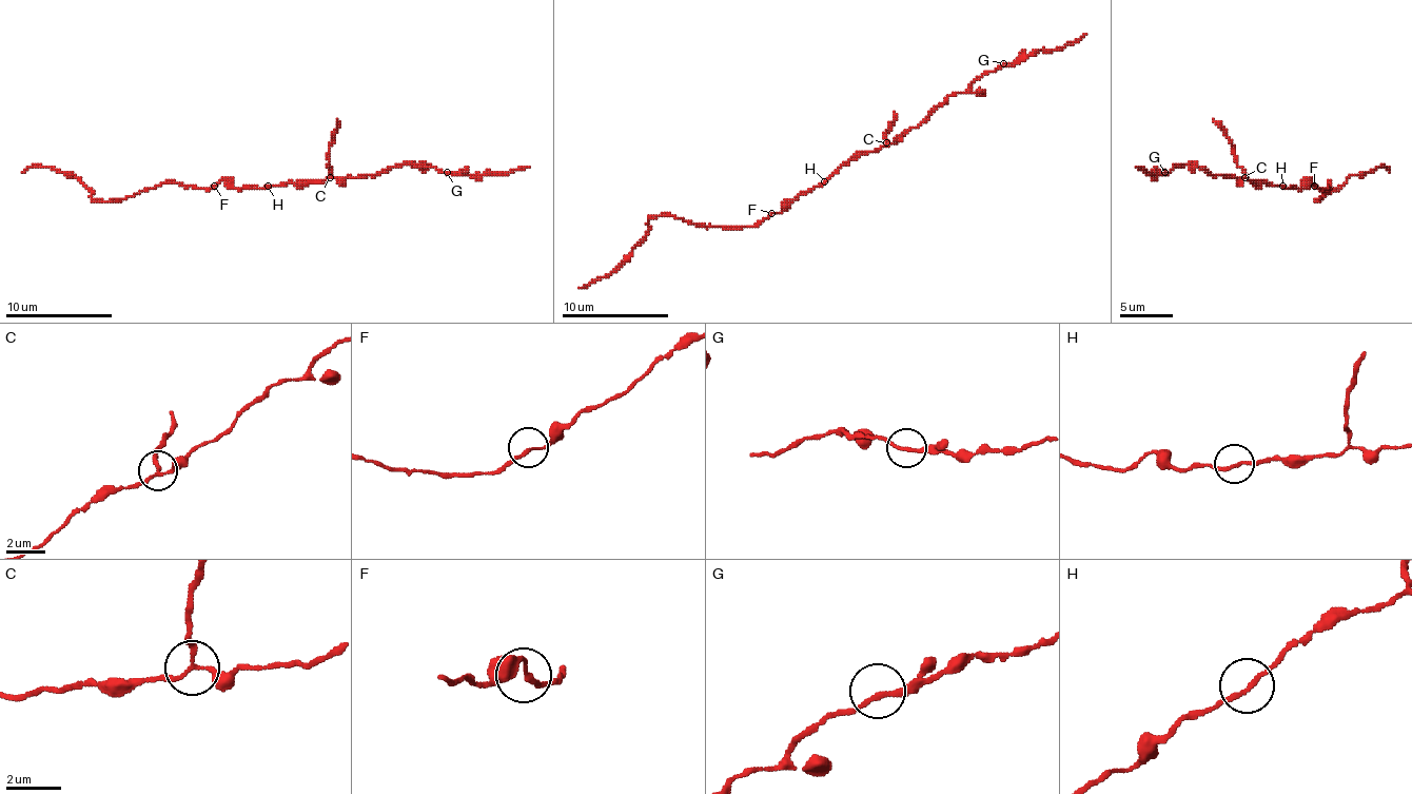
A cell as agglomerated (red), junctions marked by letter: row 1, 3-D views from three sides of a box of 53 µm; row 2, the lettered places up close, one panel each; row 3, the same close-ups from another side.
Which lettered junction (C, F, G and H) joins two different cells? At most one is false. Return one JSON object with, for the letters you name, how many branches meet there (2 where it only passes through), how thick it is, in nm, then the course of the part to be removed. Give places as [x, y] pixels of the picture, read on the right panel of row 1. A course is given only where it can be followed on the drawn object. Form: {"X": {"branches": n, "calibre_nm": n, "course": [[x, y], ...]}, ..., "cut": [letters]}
{"C": {"branches": 3, "calibre_nm": 160, "course": [[1246, 177], [1234, 146], [1213, 119]]}, "cut": ["C"]}

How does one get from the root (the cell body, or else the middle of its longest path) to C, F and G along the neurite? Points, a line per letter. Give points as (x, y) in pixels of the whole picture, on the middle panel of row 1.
C: (827, 181), (851, 159), (886, 143)
F: (827, 181), (808, 192), (801, 192), (779, 213), (771, 213)
G: (827, 181), (851, 159), (897, 143), (950, 95), (963, 93), (977, 79), (1003, 63)

